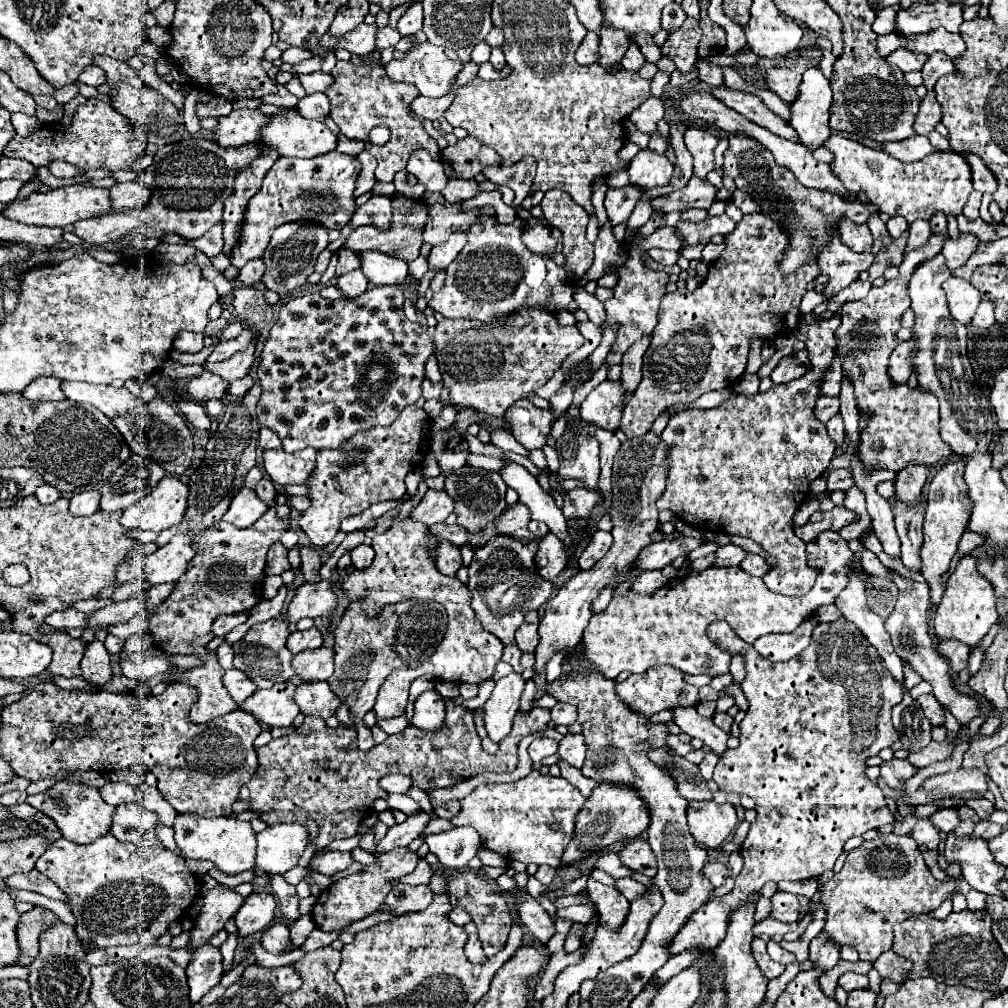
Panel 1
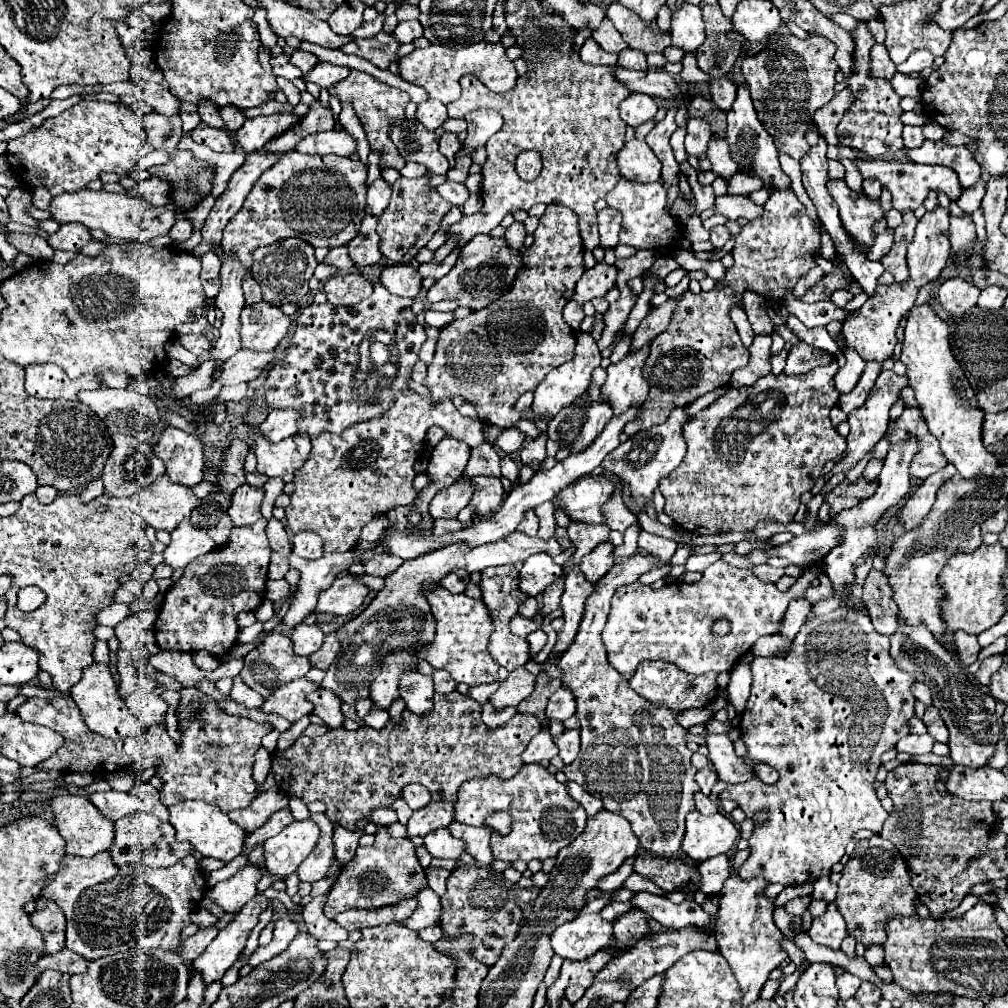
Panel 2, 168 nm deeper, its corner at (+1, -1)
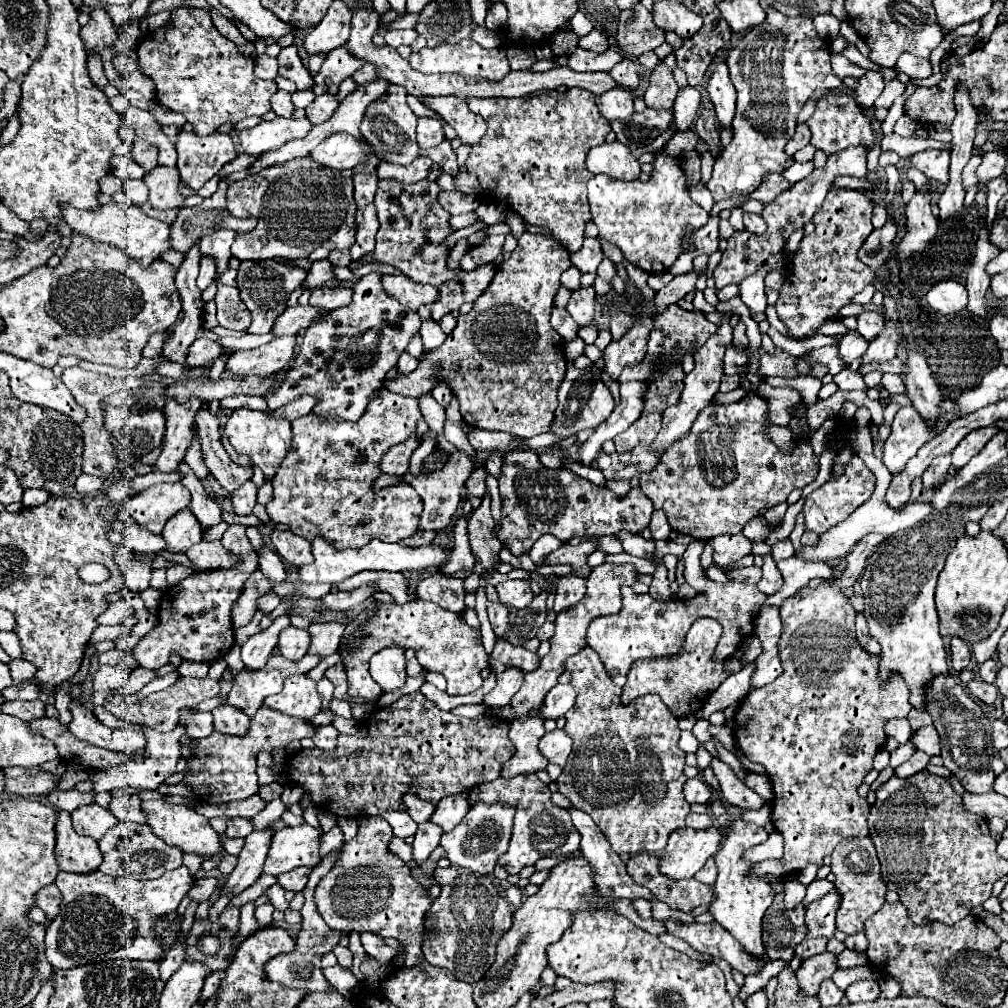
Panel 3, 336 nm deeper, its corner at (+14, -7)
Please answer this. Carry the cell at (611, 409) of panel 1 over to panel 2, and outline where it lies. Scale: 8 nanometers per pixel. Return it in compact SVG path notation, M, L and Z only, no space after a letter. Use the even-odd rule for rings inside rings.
M649 347L629 353L621 363L607 367L607 379L601 385L601 399L611 405L613 415L637 409L647 399L649 385L641 375Z

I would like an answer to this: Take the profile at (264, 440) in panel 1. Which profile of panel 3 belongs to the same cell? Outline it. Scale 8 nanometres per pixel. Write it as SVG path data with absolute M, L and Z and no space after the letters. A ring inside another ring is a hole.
M302 395L302 397L296 397L292 403L276 409L272 415L274 417L286 417L288 421L294 421L296 417L302 417L302 415L308 415L314 405L318 403L318 397L312 397L312 395Z

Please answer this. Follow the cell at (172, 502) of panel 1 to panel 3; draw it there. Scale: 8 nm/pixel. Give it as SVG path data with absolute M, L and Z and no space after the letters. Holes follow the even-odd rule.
M158 483L126 501L132 519L152 533L162 533L166 521L190 505L190 491L182 483Z

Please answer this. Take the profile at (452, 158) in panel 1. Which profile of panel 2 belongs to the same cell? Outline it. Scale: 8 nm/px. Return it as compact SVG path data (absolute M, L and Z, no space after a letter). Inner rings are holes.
M473 111L465 115L465 121L469 125L469 137L465 141L465 149L461 151L467 155L471 155L477 147L483 147L503 125L503 119L497 111Z

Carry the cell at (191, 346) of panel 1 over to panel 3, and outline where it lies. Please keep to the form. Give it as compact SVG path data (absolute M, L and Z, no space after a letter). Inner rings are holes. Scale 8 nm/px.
M202 337L198 341L194 341L188 349L188 357L186 357L186 363L190 367L202 367L202 365L208 365L210 361L218 359L222 355L222 347L214 341L214 339L208 339L208 337Z

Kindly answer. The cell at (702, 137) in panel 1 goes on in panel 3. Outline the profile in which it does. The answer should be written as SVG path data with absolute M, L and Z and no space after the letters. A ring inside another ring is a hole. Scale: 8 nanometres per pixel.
M686 85L680 89L676 101L674 101L674 125L678 131L688 131L692 129L696 117L698 117L698 111L700 111L700 103L702 103L702 97L700 97L700 91Z

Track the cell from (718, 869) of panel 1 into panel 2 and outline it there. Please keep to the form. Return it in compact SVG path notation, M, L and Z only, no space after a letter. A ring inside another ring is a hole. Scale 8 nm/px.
M715 855L703 863L699 863L701 873L701 891L705 895L719 895L723 883L731 875L731 861L727 855Z

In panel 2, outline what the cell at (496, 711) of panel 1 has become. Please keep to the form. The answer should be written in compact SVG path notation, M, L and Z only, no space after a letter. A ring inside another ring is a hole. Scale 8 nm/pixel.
M519 667L509 673L509 677L499 685L499 689L491 695L489 701L497 711L501 711L509 705L515 707L521 701L525 701L533 693L533 689L535 689L535 675Z

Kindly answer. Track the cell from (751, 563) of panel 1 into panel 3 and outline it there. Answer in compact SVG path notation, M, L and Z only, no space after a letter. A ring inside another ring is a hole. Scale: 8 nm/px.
M770 551L762 553L762 559L764 559L764 565L762 565L762 573L764 573L764 575L762 575L760 583L758 583L758 589L760 589L764 595L774 595L774 593L782 587L784 579L782 579L780 571L776 569L776 561L772 559Z

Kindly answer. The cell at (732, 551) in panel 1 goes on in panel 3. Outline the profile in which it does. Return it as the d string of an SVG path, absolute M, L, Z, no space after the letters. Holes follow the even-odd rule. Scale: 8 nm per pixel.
M856 427L850 435L850 443L852 443L852 449L858 453L858 457L864 459L864 463L874 471L876 475L876 489L874 489L874 495L870 497L870 501L866 501L862 507L858 507L858 511L854 511L846 521L842 521L842 525L836 525L834 529L830 529L830 533L826 533L826 537L820 537L818 539L818 545L816 547L802 547L800 553L796 553L798 559L804 559L804 561L824 561L824 563L834 563L838 559L842 559L866 533L886 533L886 535L894 535L896 531L900 529L908 529L908 527L914 527L918 525L922 519L926 519L930 513L932 513L932 505L930 503L908 503L906 507L902 509L890 509L884 501L884 493L892 481L892 475L890 471L886 469L886 465L874 457L872 453L872 437L870 437L870 431L868 427Z

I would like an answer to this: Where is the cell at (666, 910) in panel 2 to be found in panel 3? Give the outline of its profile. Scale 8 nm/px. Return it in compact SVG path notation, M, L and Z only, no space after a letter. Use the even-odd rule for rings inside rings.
M668 921L666 927L668 933L688 941L696 951L712 957L722 957L724 961L730 963L732 969L740 971L744 977L760 973L760 969L766 965L764 957L754 957L746 953L746 949L742 949L742 945L738 945L738 941L734 941L734 937L718 923L684 925L676 921Z

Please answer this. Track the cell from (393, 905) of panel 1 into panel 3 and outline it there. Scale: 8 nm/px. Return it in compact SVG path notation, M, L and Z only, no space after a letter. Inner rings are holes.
M338 849L332 851L328 857L322 859L322 863L318 867L312 869L310 873L310 879L306 883L306 889L302 891L304 897L306 897L306 903L302 907L302 931L296 939L296 949L294 953L288 953L288 955L282 955L282 957L274 957L272 961L266 963L266 975L270 977L270 981L274 983L280 983L280 985L286 985L286 987L298 987L298 989L306 989L306 991L324 991L324 993L330 993L332 985L328 985L328 981L324 979L322 975L322 965L320 965L320 959L324 953L332 951L338 941L342 939L342 933L334 933L326 923L324 919L318 915L316 911L316 903L314 903L314 889L318 885L318 881L322 879L322 873L328 873L330 871L330 865L338 859Z

